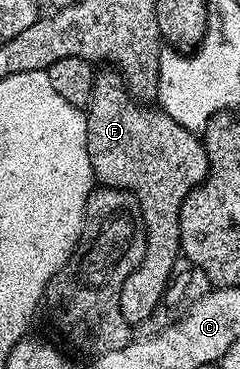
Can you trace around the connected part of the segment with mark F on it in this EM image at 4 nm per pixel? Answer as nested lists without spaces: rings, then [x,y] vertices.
[[[105,68],[93,79],[93,95],[87,107],[85,119],[87,120],[87,156],[91,160],[91,168],[93,169],[93,177],[100,185],[114,186],[120,190],[130,190],[132,194],[137,196],[141,211],[143,212],[143,220],[145,221],[145,235],[147,236],[147,248],[143,260],[139,264],[139,268],[135,268],[135,272],[131,272],[131,276],[127,276],[127,280],[123,280],[123,288],[119,296],[119,304],[123,308],[123,316],[129,321],[130,327],[140,327],[144,322],[150,318],[155,312],[157,306],[162,305],[165,297],[165,289],[168,288],[169,283],[179,266],[179,259],[182,257],[181,252],[181,228],[179,226],[179,218],[181,216],[181,205],[183,200],[193,191],[198,184],[205,181],[205,177],[209,175],[209,157],[205,151],[204,141],[194,131],[187,129],[183,124],[176,122],[170,114],[165,113],[160,108],[148,110],[148,105],[142,104],[140,101],[134,99],[133,95],[129,93],[126,85],[121,80],[120,74],[112,68]]]

